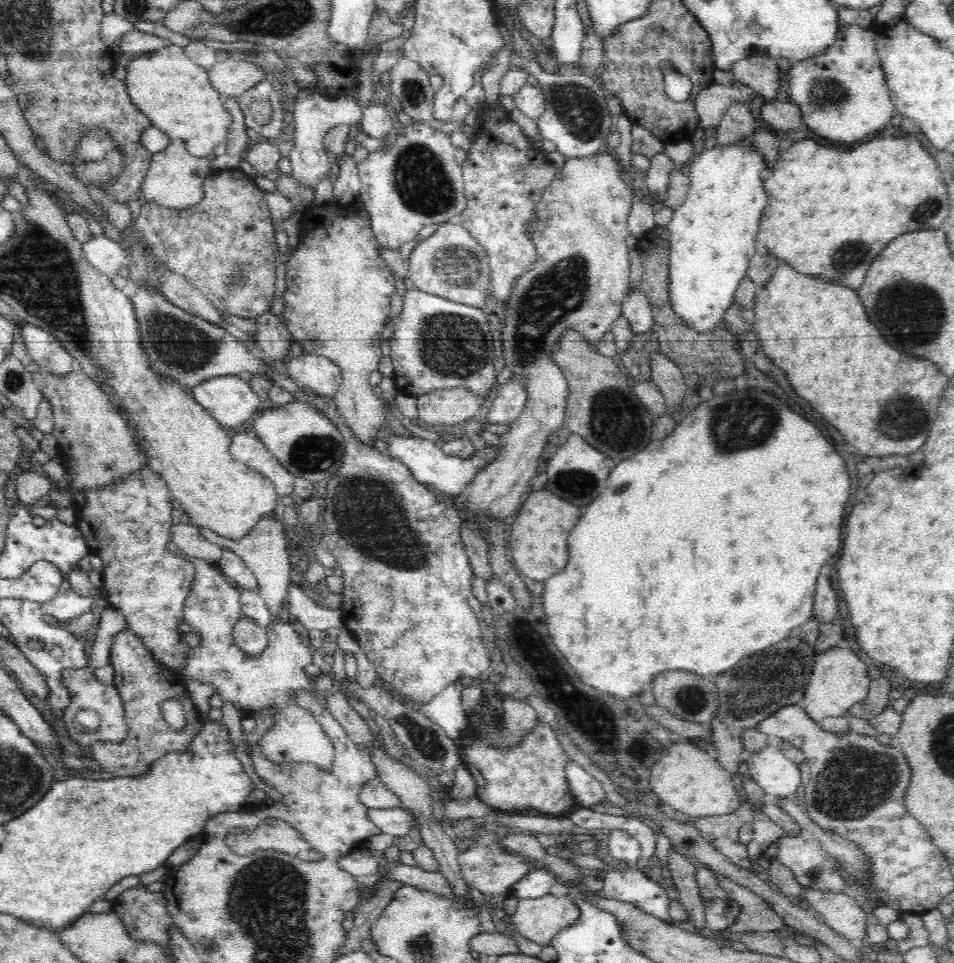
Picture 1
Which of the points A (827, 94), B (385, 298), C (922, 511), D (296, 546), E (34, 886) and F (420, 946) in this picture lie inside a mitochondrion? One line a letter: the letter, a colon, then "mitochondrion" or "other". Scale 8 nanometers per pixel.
A: mitochondrion
B: other
C: other
D: other
E: other
F: mitochondrion

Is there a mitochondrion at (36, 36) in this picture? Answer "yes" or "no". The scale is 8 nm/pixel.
yes

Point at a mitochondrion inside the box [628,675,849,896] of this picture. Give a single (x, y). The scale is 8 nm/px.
(692, 700)

